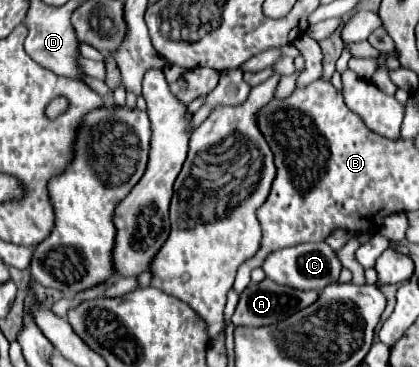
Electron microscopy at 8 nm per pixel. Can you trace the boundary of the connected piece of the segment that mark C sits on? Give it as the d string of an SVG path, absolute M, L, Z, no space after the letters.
M301 243L301 245L293 245L293 247L285 247L281 251L271 253L265 263L263 263L263 271L269 279L281 283L281 285L289 285L293 289L315 289L321 291L323 287L327 287L329 283L335 283L339 279L341 273L341 261L337 257L337 253L327 245L327 243Z

